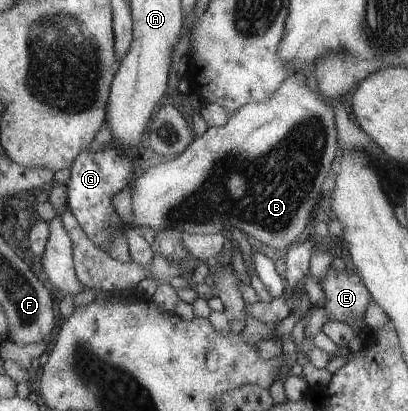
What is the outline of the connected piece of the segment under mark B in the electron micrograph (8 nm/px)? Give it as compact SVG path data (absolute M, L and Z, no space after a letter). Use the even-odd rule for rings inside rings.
M294 74L292 76L286 77L280 86L261 103L248 103L242 105L236 112L232 113L228 120L221 127L207 127L205 132L200 137L194 137L188 146L180 153L180 156L176 159L169 158L168 161L161 162L154 165L146 170L140 177L136 177L132 180L130 184L130 194L131 194L131 211L134 215L134 221L132 224L124 224L119 219L119 226L115 227L115 232L111 237L109 243L105 243L102 247L103 253L106 253L110 258L119 260L123 263L133 263L128 255L128 246L126 245L124 227L129 227L138 232L141 226L147 226L152 228L155 232L158 229L174 229L180 234L182 233L196 233L196 234L214 234L219 233L221 230L226 230L233 226L238 228L243 234L258 242L262 242L274 250L285 251L291 243L298 240L299 235L302 234L302 229L306 226L308 222L308 216L312 212L312 206L314 202L318 200L320 196L320 188L324 190L324 193L328 190L328 180L330 172L332 172L332 164L338 156L338 143L337 143L337 132L335 127L335 116L332 108L319 98L316 91L310 90L308 84L305 83L304 76L302 74ZM272 170L282 170L284 176L276 176Z

